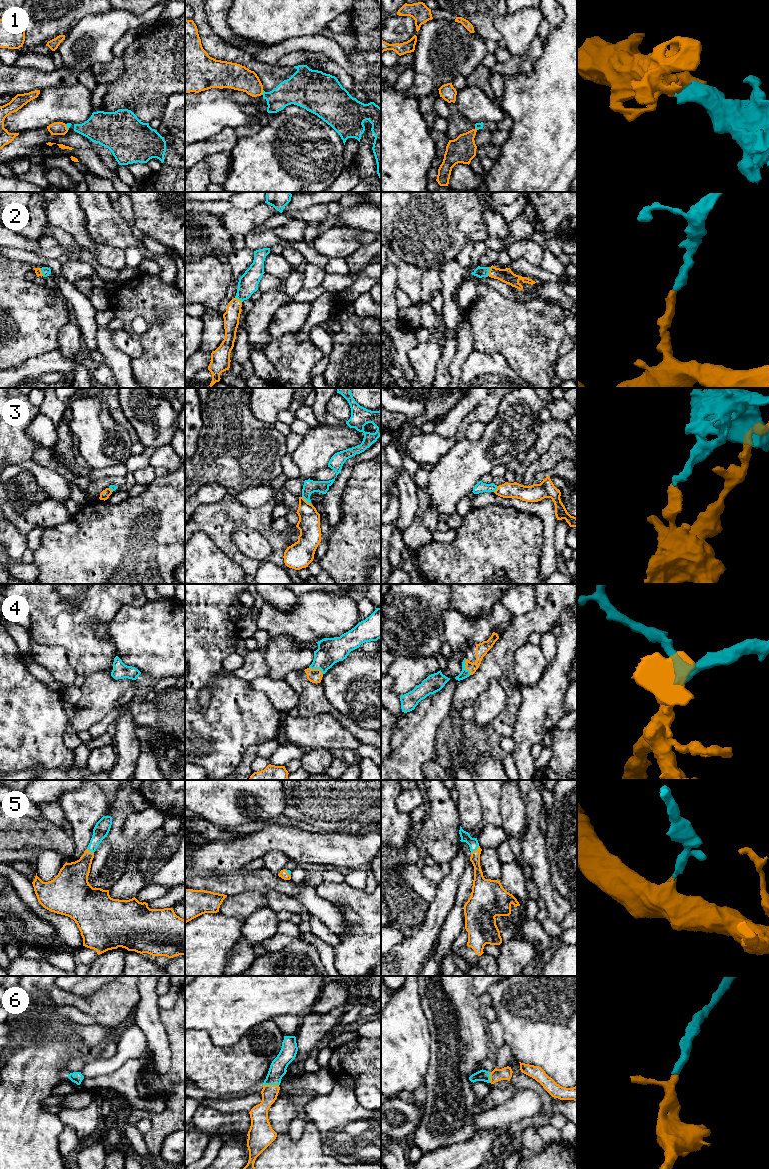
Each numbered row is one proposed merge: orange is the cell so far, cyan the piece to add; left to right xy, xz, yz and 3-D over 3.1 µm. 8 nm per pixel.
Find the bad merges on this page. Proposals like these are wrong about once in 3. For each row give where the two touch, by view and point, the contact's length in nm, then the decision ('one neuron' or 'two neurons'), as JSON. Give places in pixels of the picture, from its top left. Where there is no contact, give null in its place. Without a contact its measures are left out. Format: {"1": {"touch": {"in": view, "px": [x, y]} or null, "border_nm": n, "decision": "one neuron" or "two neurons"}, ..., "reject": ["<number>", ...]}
{"1": {"touch": {"in": "xz", "px": [262, 92]}, "border_nm": 40, "decision": "two neurons"}, "2": {"touch": {"in": "yz", "px": [489, 271]}, "border_nm": 70, "decision": "one neuron"}, "3": {"touch": {"in": "xz", "px": [305, 500]}, "border_nm": 100, "decision": "two neurons"}, "4": {"touch": {"in": "yz", "px": [465, 667]}, "border_nm": 130, "decision": "one neuron"}, "5": {"touch": {"in": "yz", "px": [476, 850]}, "border_nm": 90, "decision": "one neuron"}, "6": {"touch": {"in": "xz", "px": [271, 1085]}, "border_nm": 130, "decision": "one neuron"}, "reject": ["1", "3"]}

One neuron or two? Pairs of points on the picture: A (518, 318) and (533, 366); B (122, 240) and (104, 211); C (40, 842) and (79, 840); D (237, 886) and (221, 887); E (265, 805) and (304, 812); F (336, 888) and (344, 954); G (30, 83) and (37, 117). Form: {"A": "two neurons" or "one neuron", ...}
{"A": "one neuron", "B": "one neuron", "C": "two neurons", "D": "one neuron", "E": "two neurons", "F": "one neuron", "G": "two neurons"}

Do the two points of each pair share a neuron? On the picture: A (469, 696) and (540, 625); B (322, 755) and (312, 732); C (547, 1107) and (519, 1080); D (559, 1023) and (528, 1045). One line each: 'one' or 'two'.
A: one
B: two
C: one
D: one

